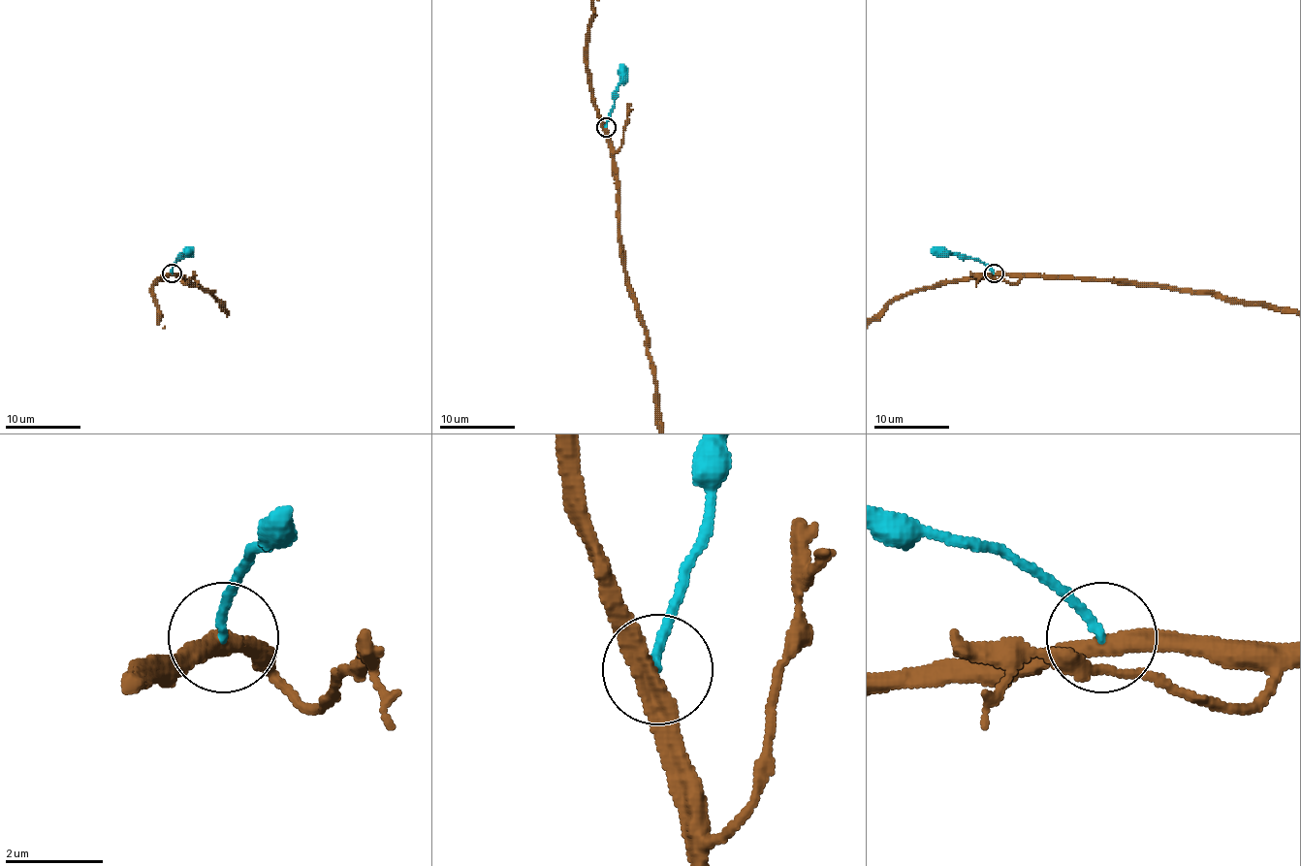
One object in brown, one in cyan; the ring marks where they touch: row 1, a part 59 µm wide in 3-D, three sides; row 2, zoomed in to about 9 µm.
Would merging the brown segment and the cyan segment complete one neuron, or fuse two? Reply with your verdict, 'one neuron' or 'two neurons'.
two neurons

